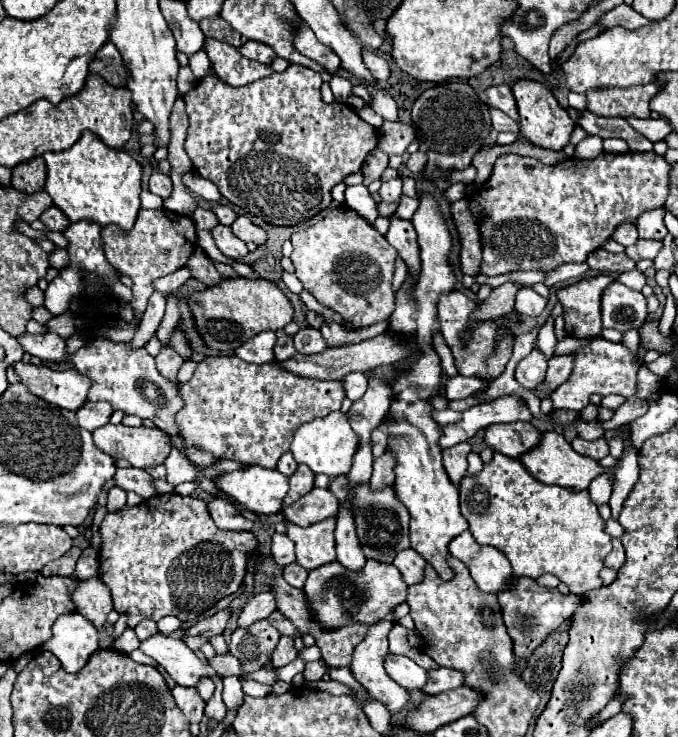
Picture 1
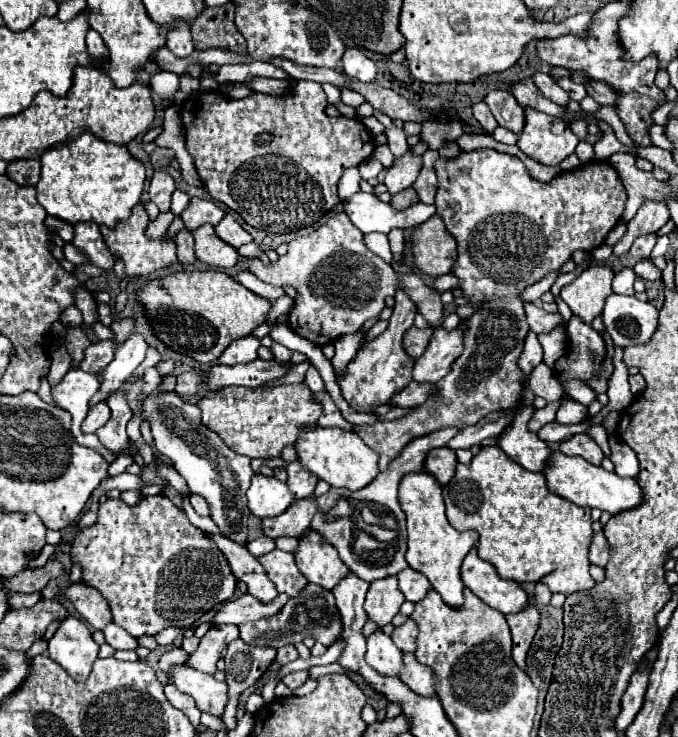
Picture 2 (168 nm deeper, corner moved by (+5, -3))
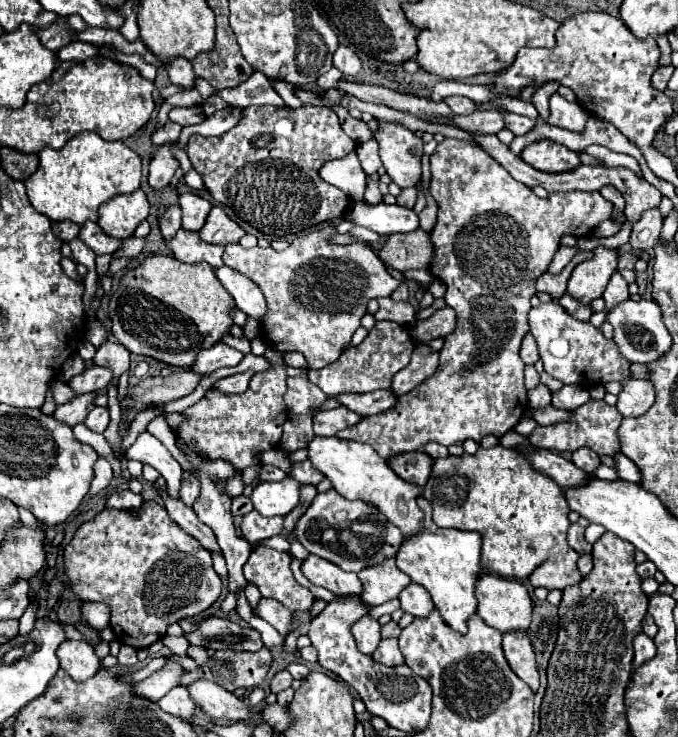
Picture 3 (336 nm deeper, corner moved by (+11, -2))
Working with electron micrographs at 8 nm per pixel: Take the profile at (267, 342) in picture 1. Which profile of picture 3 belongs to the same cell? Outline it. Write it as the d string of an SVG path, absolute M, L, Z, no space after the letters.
M223 341L215 343L213 347L199 351L195 363L191 365L191 371L199 373L199 375L207 375L219 367L233 367L243 359L243 353L227 347Z

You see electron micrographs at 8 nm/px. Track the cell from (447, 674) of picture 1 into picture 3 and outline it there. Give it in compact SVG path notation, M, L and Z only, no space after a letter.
M381 639L381 647L377 647L377 651L373 653L373 659L377 663L383 663L383 665L405 663L405 659L403 659L403 655L399 651L397 639Z

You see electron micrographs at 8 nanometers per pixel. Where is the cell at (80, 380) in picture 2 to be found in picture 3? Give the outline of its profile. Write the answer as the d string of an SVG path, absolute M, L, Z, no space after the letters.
M93 365L89 369L85 369L81 375L73 377L69 381L69 387L75 391L75 393L93 393L93 391L99 391L99 389L105 389L113 379L113 371L109 367L99 367L99 365Z

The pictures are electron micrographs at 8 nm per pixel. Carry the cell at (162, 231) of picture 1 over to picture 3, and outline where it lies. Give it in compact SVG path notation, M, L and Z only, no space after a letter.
M141 189L133 195L117 195L109 199L109 203L101 205L99 211L99 227L113 235L115 239L127 239L133 235L137 225L145 221L149 215L149 201Z

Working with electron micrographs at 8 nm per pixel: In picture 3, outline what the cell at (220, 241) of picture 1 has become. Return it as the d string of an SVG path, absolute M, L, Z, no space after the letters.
M177 231L177 235L169 241L165 241L165 245L171 249L173 257L183 261L183 263L201 263L207 261L213 269L223 267L223 247L221 245L209 245L205 243L199 233L193 231Z

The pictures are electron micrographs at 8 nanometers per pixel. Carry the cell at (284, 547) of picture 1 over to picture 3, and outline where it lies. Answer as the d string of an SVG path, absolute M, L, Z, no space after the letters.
M255 547L251 551L251 557L249 561L245 563L243 571L245 571L245 579L253 585L257 585L257 589L261 591L261 597L267 597L267 599L275 599L279 603L283 603L287 609L291 611L307 611L315 597L309 589L301 587L295 577L293 577L293 571L291 571L291 561L293 557L289 553L281 553L277 549L271 549L271 547Z

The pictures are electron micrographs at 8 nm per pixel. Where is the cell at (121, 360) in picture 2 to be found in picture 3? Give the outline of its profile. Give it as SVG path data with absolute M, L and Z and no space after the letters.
M89 393L89 395L79 395L75 399L71 399L69 403L65 405L59 405L53 413L53 417L69 427L75 427L77 423L83 423L87 413L93 409L93 399L95 399L95 393Z

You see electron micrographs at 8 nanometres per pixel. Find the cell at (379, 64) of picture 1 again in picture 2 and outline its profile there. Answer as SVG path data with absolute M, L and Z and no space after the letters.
M347 48L343 54L343 70L361 82L373 82L377 78L377 66L359 48Z

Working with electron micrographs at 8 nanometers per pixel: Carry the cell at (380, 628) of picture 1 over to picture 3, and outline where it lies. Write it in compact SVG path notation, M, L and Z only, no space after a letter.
M395 557L367 567L359 573L359 579L363 583L361 599L369 605L381 605L397 597L411 583L411 579L395 565Z

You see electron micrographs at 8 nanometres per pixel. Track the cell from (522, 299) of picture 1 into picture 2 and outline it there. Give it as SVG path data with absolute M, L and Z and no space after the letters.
M525 302L525 316L527 316L527 324L529 324L531 332L535 332L535 334L551 332L553 326L563 324L559 314L549 314L549 312L545 312L541 306L537 306L533 302Z

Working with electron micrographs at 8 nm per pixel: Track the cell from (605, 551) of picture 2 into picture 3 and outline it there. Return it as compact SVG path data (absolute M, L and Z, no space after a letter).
M571 523L569 525L569 529L567 529L567 543L579 555L589 555L591 553L591 545L583 539L583 527L579 523Z

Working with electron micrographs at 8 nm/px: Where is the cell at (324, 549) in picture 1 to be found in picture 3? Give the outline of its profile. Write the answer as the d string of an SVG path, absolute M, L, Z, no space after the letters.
M309 555L303 561L303 573L313 585L325 587L325 589L333 591L335 595L341 595L341 597L361 595L361 581L359 581L357 573L341 571L341 567L329 563L317 555Z

